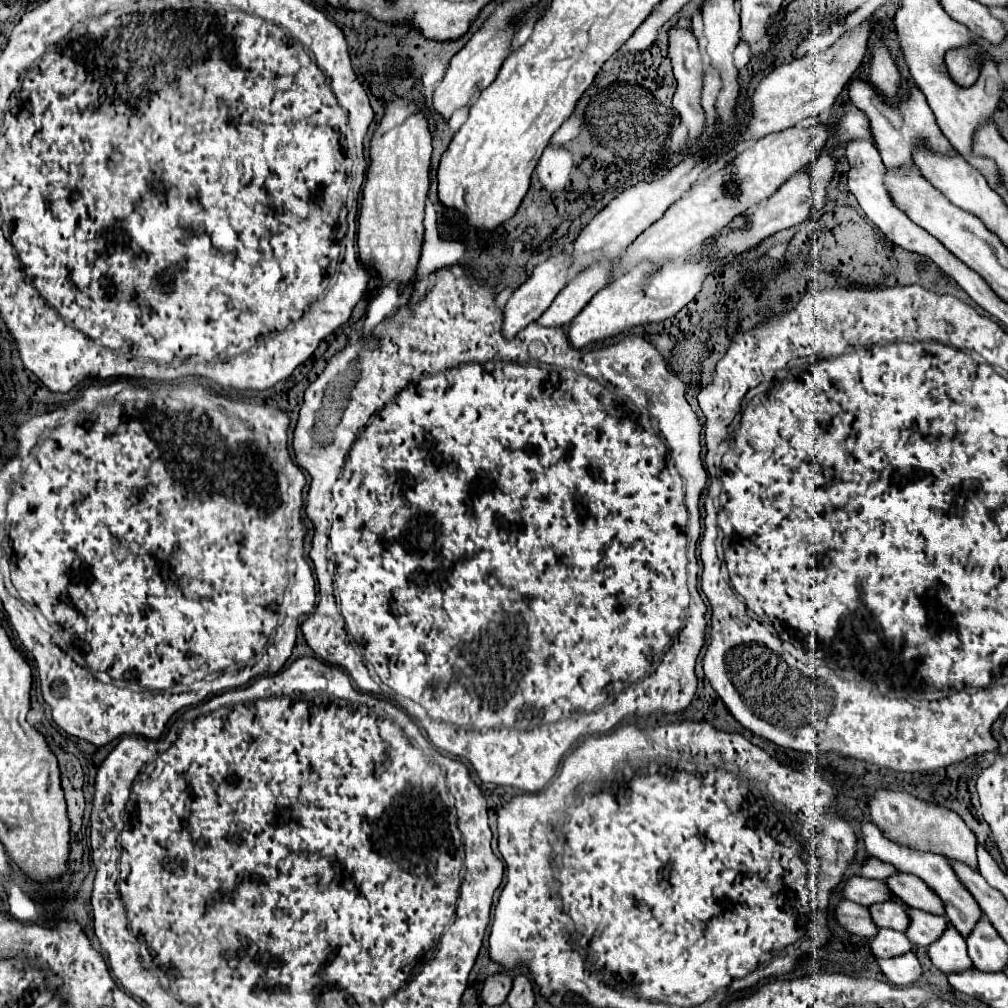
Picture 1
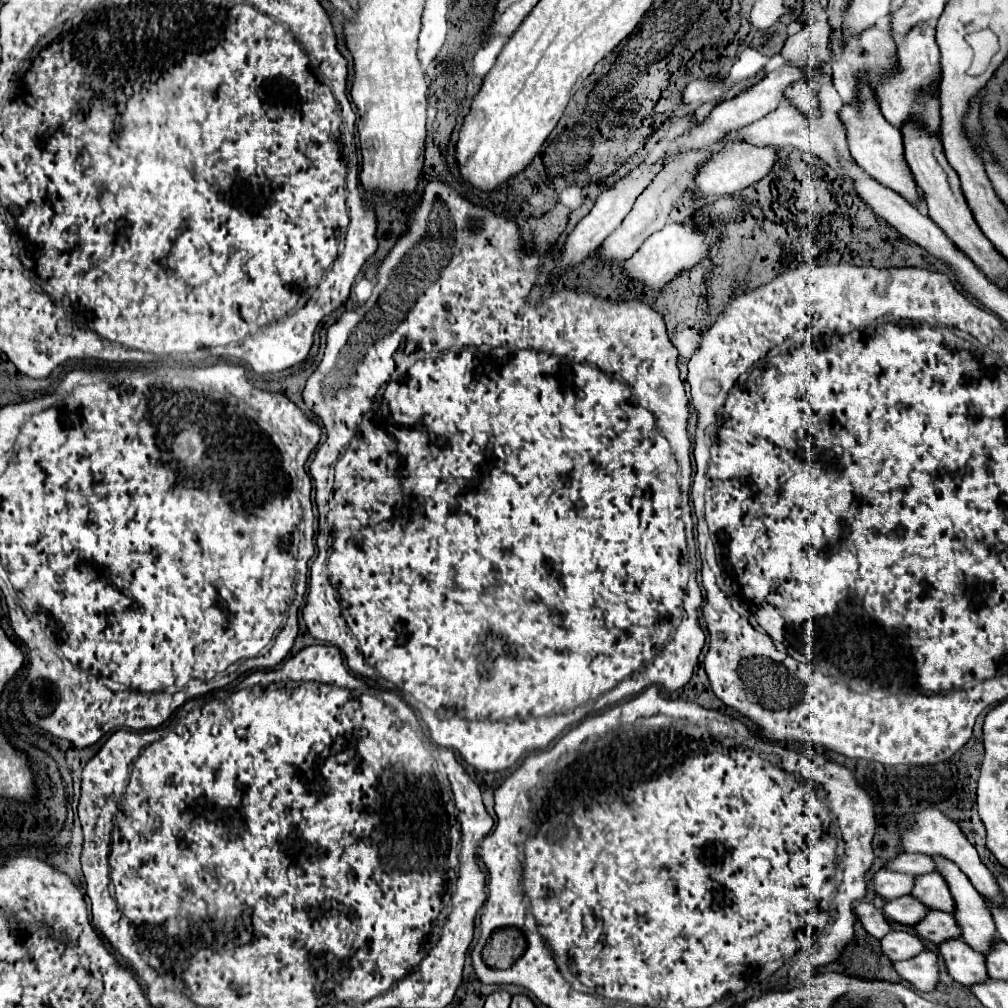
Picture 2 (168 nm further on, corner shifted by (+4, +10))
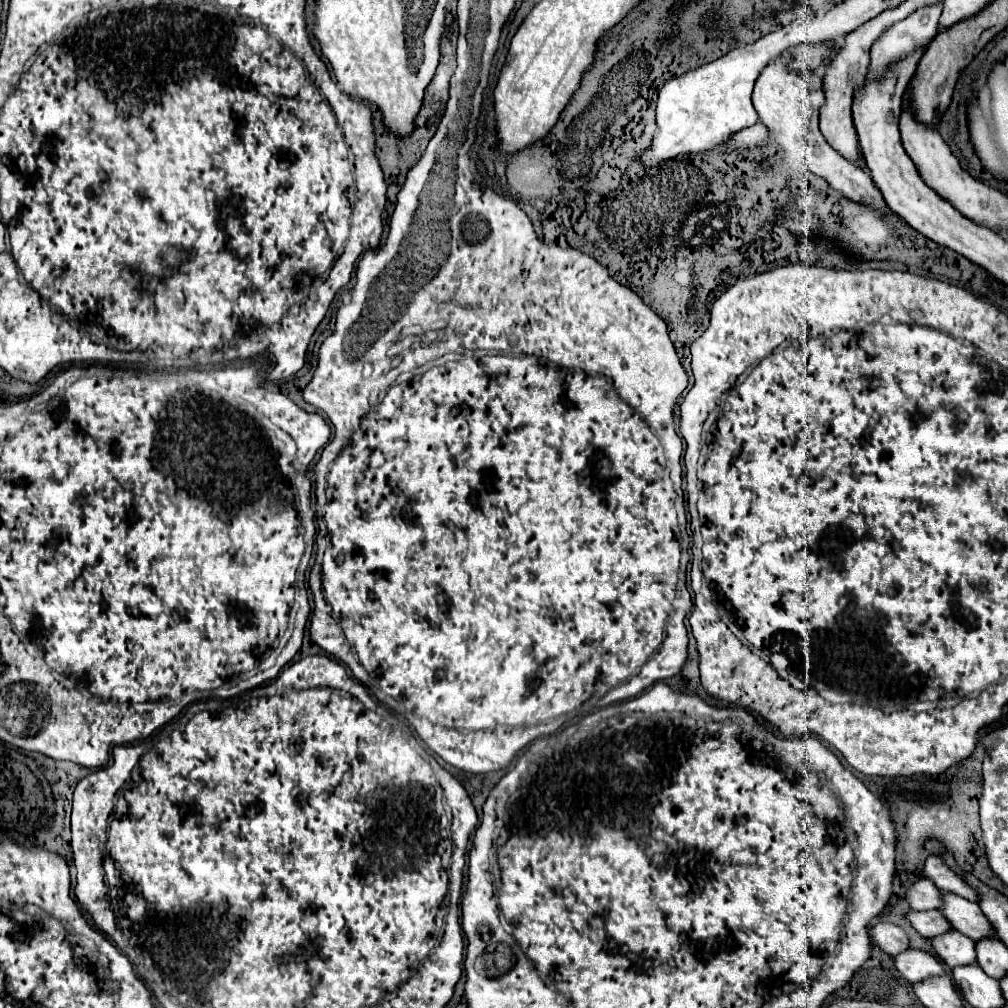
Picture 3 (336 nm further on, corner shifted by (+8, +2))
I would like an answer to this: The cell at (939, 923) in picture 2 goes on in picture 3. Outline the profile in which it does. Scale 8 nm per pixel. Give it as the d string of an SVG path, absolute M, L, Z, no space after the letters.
M958 930L946 932L944 936L932 938L932 946L936 954L950 966L966 966L966 964L976 964L976 942L970 940L968 936L960 934Z

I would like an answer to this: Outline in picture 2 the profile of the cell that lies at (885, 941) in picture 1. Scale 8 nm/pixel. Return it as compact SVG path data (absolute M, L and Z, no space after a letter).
M890 930L882 940L880 940L882 952L892 960L906 960L916 956L918 952L924 950L924 944L918 936L906 932L906 930Z

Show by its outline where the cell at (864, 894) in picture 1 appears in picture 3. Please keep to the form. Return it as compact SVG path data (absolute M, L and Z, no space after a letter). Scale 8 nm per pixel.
M920 878L908 890L906 898L910 900L910 906L914 910L940 910L944 904L942 892L934 886L934 882L930 878Z

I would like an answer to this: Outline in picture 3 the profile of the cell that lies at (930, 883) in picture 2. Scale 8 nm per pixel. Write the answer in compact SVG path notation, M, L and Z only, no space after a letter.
M944 892L944 916L948 916L948 922L954 930L962 932L964 936L972 938L974 942L984 938L994 938L994 926L984 916L978 904L972 904L970 900L964 900L960 896L952 896L950 892Z

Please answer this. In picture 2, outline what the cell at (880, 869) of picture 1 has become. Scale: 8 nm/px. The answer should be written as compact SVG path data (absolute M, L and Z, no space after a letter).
M898 854L886 864L886 868L892 872L904 872L904 874L916 876L916 874L932 872L934 864L932 864L932 858L926 854Z

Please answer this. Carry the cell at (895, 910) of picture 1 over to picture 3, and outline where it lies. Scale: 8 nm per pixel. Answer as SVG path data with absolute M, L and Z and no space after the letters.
M910 912L908 920L924 938L934 938L950 930L950 922L942 912Z

